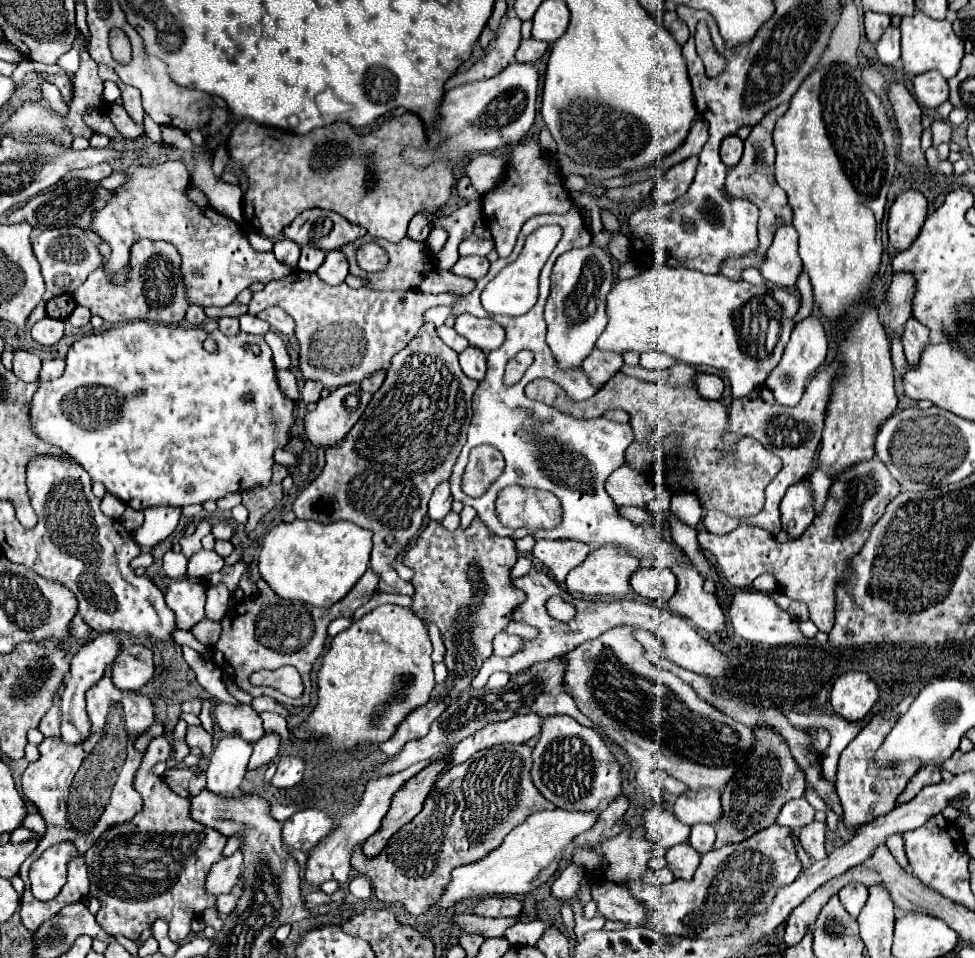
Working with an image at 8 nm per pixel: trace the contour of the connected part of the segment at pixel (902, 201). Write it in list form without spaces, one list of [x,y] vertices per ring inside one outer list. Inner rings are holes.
[[[906,190],[894,200],[890,214],[892,214],[892,218],[888,216],[890,244],[896,250],[906,250],[912,244],[912,240],[918,236],[926,220],[928,202],[922,192]]]

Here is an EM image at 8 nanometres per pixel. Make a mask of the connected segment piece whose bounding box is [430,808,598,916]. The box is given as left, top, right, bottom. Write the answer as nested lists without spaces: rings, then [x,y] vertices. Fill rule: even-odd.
[[[552,810],[552,812],[536,812],[524,820],[524,824],[516,826],[504,842],[492,850],[486,858],[458,866],[452,870],[452,880],[444,886],[442,896],[430,906],[438,916],[444,916],[462,900],[482,900],[490,896],[516,896],[526,894],[546,880],[552,878],[558,862],[562,858],[564,848],[582,832],[594,826],[598,814],[578,814],[568,810]]]

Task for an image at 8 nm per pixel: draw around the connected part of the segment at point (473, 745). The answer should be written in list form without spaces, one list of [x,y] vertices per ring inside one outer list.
[[[524,714],[524,716],[504,720],[504,722],[488,724],[482,730],[476,730],[474,734],[470,734],[462,742],[458,742],[450,750],[448,762],[450,762],[450,766],[456,766],[456,764],[468,760],[476,750],[496,746],[496,744],[506,744],[506,742],[510,742],[510,744],[528,742],[532,736],[540,734],[540,728],[542,728],[542,716],[538,716],[538,714]]]

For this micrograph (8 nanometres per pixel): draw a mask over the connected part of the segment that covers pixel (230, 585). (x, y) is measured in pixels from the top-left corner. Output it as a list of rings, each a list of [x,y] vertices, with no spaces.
[[[238,560],[236,564],[228,566],[228,568],[222,568],[218,574],[208,574],[208,576],[204,576],[202,580],[206,582],[206,586],[224,584],[224,586],[230,590],[230,594],[232,594],[232,592],[238,588],[238,582],[240,582],[242,574],[246,572],[246,568],[248,568],[248,564],[246,564],[244,560]]]

